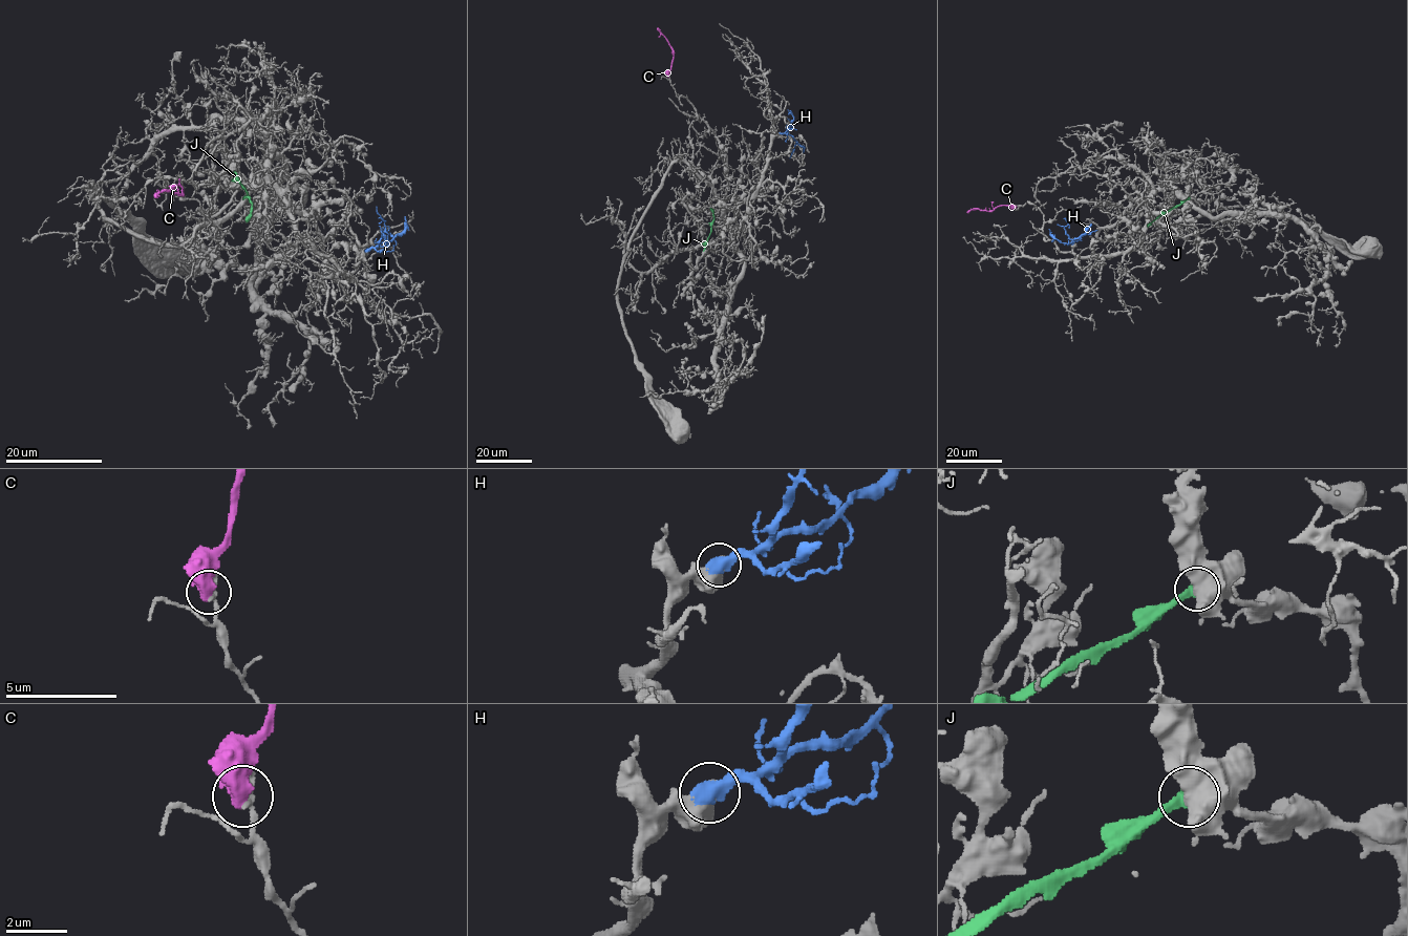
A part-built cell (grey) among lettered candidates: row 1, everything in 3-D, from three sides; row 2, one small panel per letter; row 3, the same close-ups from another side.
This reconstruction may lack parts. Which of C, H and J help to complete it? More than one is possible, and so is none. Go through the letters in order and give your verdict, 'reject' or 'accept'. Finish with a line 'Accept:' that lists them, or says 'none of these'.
C: reject
H: accept
J: reject
Accept: H

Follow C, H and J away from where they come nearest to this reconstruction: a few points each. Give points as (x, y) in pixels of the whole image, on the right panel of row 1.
C: (1015, 206), (1001, 205), (986, 211), (972, 209), (966, 212)
H: (1072, 243), (1097, 230)
J: (1189, 198), (1161, 213), (1148, 227)

